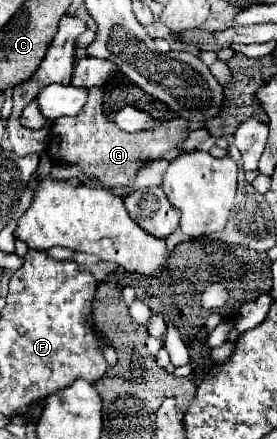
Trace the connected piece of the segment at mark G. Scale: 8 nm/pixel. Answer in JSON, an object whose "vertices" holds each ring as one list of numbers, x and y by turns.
{"vertices":[[102,87,88,89,88,103,76,117,58,117,52,123,50,137,48,137,48,155,58,157,56,163,66,163,78,167,78,171,88,181,98,181,106,187,124,187,128,189,122,199,132,195,132,185,136,179,136,173,150,161,162,159,164,153,178,147,188,137,188,121,186,119,170,119,160,121,158,127,138,131,138,133,126,133,122,131,114,121,110,121,104,115,102,109]]}

